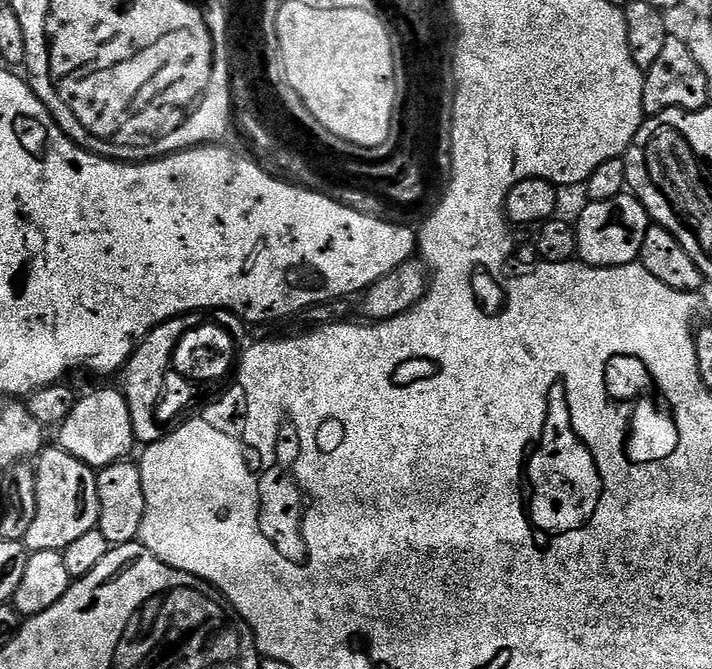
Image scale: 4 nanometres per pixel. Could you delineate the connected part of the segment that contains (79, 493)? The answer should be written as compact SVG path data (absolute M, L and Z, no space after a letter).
M60 446L45 447L35 461L34 467L37 484L37 512L22 541L29 553L42 550L58 552L99 525L97 473L69 452L65 452Z

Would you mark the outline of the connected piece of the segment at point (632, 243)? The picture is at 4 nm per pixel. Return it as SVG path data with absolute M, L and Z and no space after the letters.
M625 194L618 198L606 198L606 202L588 202L581 210L580 217L574 220L576 237L578 238L577 257L591 268L617 268L627 264L635 264L640 259L642 241L646 238L646 230L650 227L648 211L642 206L642 202L631 194Z

